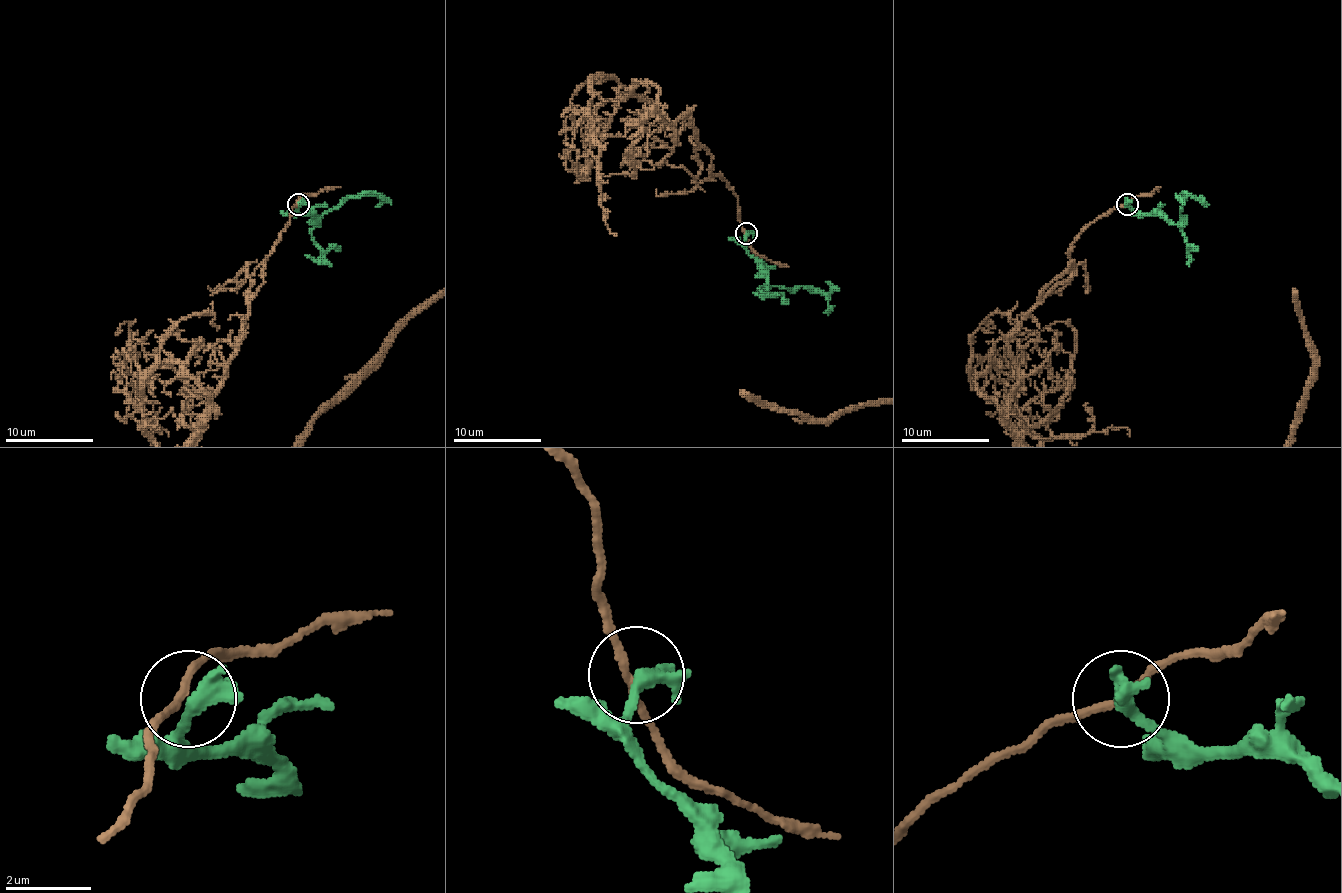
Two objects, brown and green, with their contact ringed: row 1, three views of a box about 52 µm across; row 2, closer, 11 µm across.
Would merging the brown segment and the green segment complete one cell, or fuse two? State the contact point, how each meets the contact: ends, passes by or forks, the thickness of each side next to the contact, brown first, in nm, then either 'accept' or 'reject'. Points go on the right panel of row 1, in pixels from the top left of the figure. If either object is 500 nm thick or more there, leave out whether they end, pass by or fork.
(1127, 204) | brown passes by | green passes by | 170/320 nm | reject

